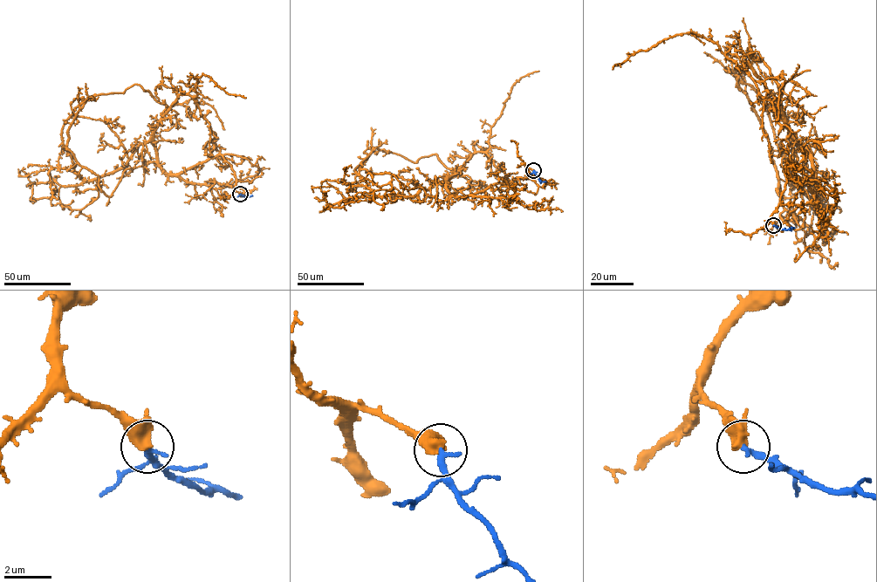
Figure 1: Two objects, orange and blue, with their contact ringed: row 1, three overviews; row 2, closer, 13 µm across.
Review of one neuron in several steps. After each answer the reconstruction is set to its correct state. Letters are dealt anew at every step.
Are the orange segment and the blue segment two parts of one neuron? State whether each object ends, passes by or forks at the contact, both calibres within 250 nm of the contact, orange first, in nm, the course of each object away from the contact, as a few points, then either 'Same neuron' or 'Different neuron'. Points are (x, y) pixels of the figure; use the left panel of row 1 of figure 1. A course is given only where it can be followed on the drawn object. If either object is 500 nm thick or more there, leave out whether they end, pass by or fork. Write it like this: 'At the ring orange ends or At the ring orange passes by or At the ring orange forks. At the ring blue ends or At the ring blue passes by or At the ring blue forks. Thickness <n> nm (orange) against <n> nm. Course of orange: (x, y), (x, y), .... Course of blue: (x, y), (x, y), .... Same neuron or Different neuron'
At the ring orange passes by. At the ring blue ends. Thickness 440 nm (orange) against 280 nm. Course of orange: (240, 194), (222, 155), (167, 174), (144, 141), (110, 196), (99, 185), (80, 209), (87, 219). Course of blue: (240, 194), (252, 195). Same neuron

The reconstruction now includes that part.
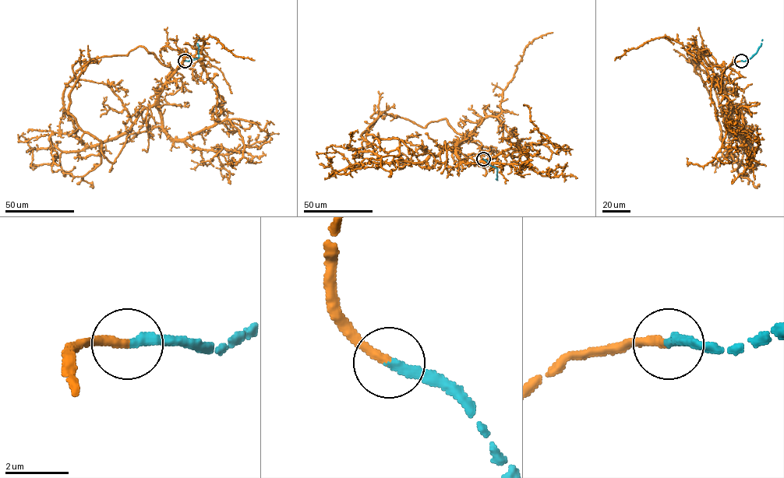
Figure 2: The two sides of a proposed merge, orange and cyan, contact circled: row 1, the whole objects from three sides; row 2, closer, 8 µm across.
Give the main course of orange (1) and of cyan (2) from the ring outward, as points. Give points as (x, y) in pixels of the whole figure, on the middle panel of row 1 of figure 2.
1: (483, 159), (464, 140), (431, 155), (429, 168), (431, 153), (400, 140), (397, 156), (381, 158), (388, 177)
2: (483, 159), (497, 169), (497, 180)

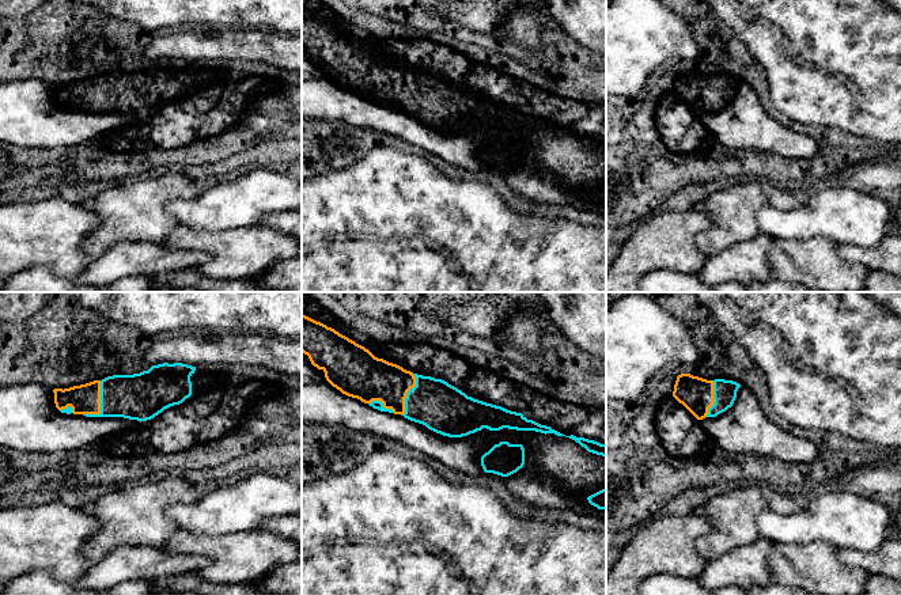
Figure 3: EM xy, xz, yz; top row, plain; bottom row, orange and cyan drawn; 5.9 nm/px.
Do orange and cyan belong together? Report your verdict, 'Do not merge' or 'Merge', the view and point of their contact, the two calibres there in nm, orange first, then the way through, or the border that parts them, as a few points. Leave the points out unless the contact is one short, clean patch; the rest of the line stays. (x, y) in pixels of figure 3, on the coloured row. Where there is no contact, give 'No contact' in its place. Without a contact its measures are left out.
Merge. Touches orange at xy (99, 405). Thickness 180 nm (orange) against 280 nm

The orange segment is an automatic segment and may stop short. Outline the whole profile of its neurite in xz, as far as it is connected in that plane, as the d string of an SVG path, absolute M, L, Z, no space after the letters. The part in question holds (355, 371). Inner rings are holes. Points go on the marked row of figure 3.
M303 314L302 352L308 356L314 367L325 372L326 380L342 394L357 398L381 412L401 414L443 436L462 437L482 428L489 431L508 428L565 436L550 427L527 420L522 413L467 397L442 379L417 375L397 364L378 359L364 346Z

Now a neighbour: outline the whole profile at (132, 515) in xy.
M178 474L111 488L87 509L102 527L84 542L82 554L96 564L120 546L163 549L179 530L177 523L166 515L166 509L174 504L190 504L198 499L194 485Z

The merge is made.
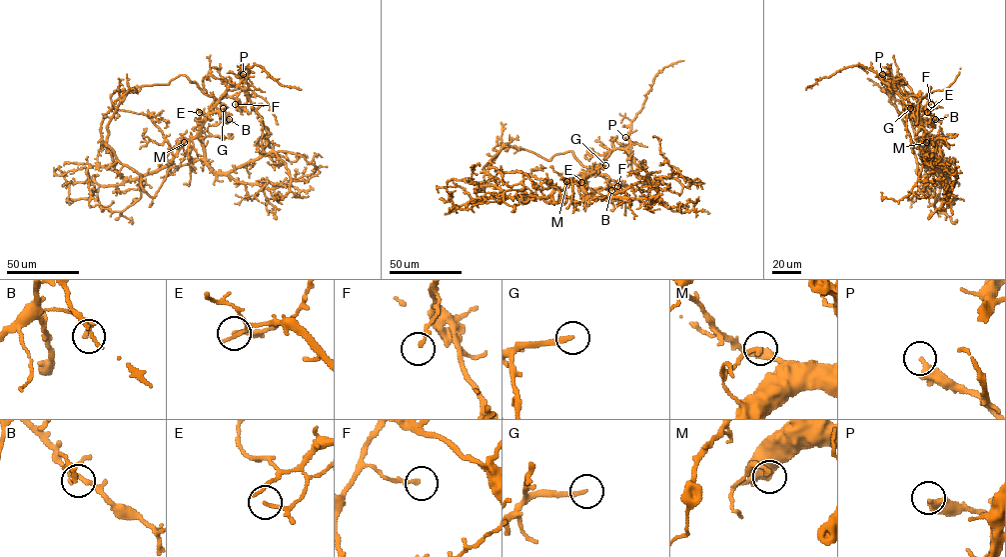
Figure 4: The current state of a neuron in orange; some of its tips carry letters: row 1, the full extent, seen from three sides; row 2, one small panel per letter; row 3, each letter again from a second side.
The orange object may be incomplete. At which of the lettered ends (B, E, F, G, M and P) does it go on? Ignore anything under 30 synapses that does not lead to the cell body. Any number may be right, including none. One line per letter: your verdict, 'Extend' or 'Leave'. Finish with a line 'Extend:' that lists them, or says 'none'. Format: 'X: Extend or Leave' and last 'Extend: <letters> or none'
B: Leave
E: Leave
F: Leave
G: Extend
M: Leave
P: Leave
Extend: G

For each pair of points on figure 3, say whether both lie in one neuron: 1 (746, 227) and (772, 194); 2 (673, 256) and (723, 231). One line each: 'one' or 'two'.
1: one
2: two

